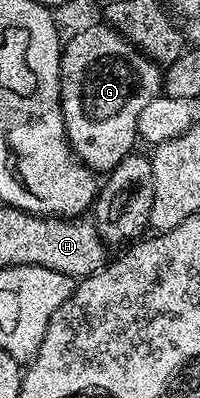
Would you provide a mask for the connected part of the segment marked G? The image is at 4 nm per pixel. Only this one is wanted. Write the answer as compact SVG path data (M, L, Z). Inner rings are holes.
M97 22L92 24L89 28L84 28L81 32L76 32L72 37L67 37L66 43L63 45L60 54L60 105L64 111L64 125L66 126L66 134L68 135L68 144L72 147L73 152L76 154L77 160L81 164L92 169L97 174L107 174L113 168L118 166L118 162L122 162L122 158L133 155L135 144L138 144L138 137L136 135L136 127L138 126L138 114L142 114L146 104L150 102L150 98L161 95L162 92L162 68L156 61L151 60L148 55L135 48L130 41L113 30L109 24Z

